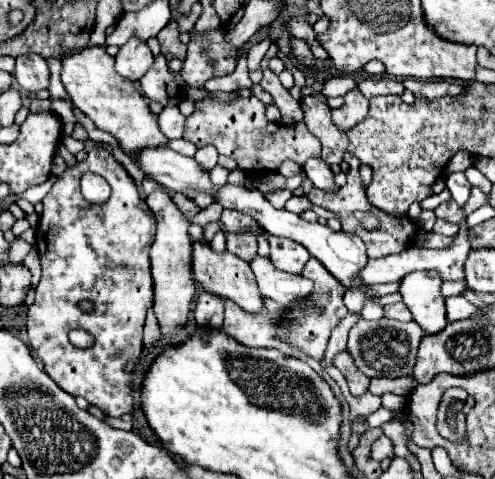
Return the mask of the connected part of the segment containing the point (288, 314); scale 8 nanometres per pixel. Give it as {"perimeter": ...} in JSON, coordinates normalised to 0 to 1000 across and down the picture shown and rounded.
{"perimeter":[[[626,537],[622,549],[614,553],[610,578],[634,587],[634,603],[618,624],[598,624],[590,628],[574,658],[554,674],[562,687],[562,704],[582,716],[586,724],[598,724],[606,733],[614,733],[618,741],[630,745],[630,737],[655,737],[659,733],[659,716],[663,704],[671,695],[671,687],[703,658],[703,645],[695,637],[695,599],[683,582],[675,582],[675,574],[667,574],[667,566],[659,566],[659,557],[651,549],[642,549],[642,541]]]}

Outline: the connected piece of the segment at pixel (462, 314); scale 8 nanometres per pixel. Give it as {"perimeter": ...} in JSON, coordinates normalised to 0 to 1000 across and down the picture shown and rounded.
{"perimeter":[[[933,616],[901,624],[901,666],[905,666],[905,674],[945,666],[949,658],[958,658],[958,649],[962,649],[962,637],[945,633]]]}

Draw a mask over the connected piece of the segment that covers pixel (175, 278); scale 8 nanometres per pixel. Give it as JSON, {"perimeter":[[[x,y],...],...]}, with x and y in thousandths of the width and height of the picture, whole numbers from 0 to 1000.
{"perimeter":[[[323,386],[307,407],[295,411],[295,428],[315,453],[319,482],[315,499],[303,516],[303,549],[307,549],[307,587],[311,587],[311,649],[323,670],[323,691],[331,699],[352,699],[360,683],[380,670],[384,628],[396,620],[396,595],[384,574],[384,532],[388,532],[388,503],[380,491],[384,457],[360,436],[347,420],[343,403]]]}

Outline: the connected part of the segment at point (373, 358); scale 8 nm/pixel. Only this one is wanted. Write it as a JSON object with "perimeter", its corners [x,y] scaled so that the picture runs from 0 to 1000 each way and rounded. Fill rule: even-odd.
{"perimeter":[[[735,662],[723,666],[723,674],[707,687],[703,704],[703,733],[719,754],[719,766],[743,783],[743,787],[820,787],[832,783],[836,758],[840,758],[840,733],[844,716],[853,708],[857,691],[844,683],[844,674],[812,674],[796,666],[764,666],[764,670],[739,670]],[[747,745],[747,749],[743,749]]]}

